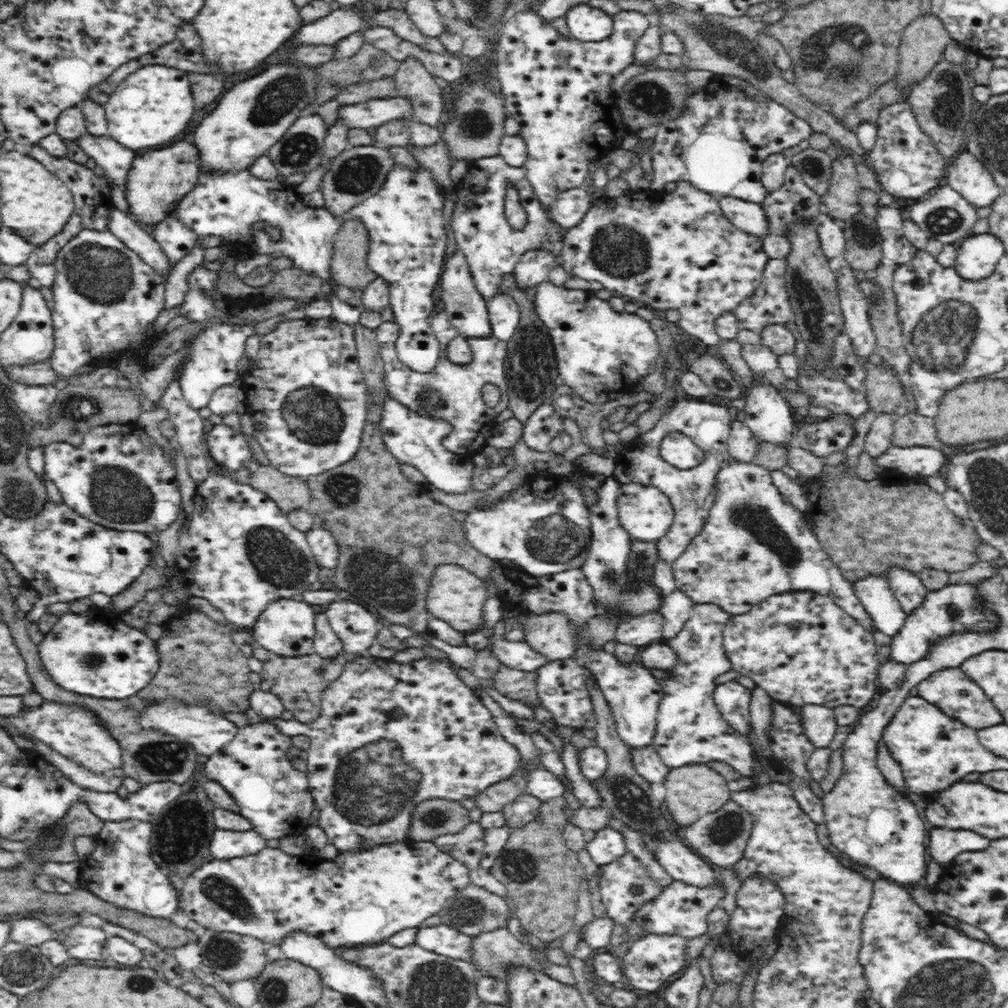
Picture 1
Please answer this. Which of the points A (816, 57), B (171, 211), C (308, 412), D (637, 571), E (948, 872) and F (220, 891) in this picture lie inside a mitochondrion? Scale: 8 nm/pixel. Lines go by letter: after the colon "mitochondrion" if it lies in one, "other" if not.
A: mitochondrion
B: other
C: mitochondrion
D: mitochondrion
E: other
F: mitochondrion

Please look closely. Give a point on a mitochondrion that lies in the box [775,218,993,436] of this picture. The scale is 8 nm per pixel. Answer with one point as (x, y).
(941, 340)

